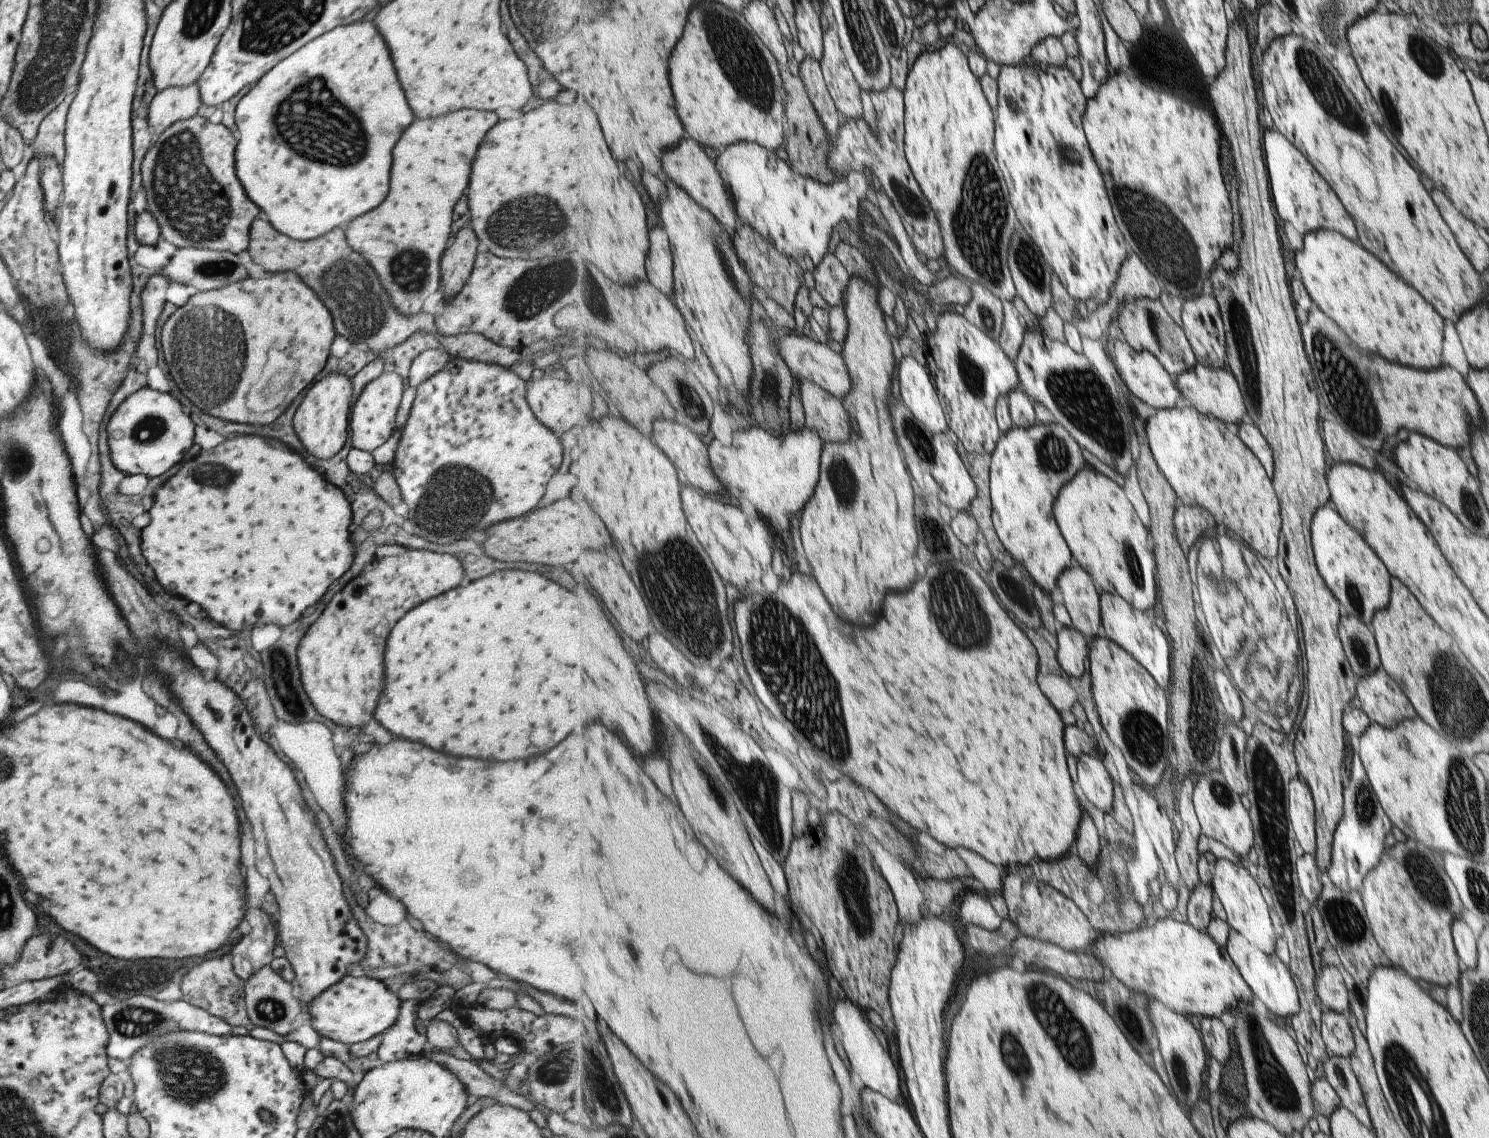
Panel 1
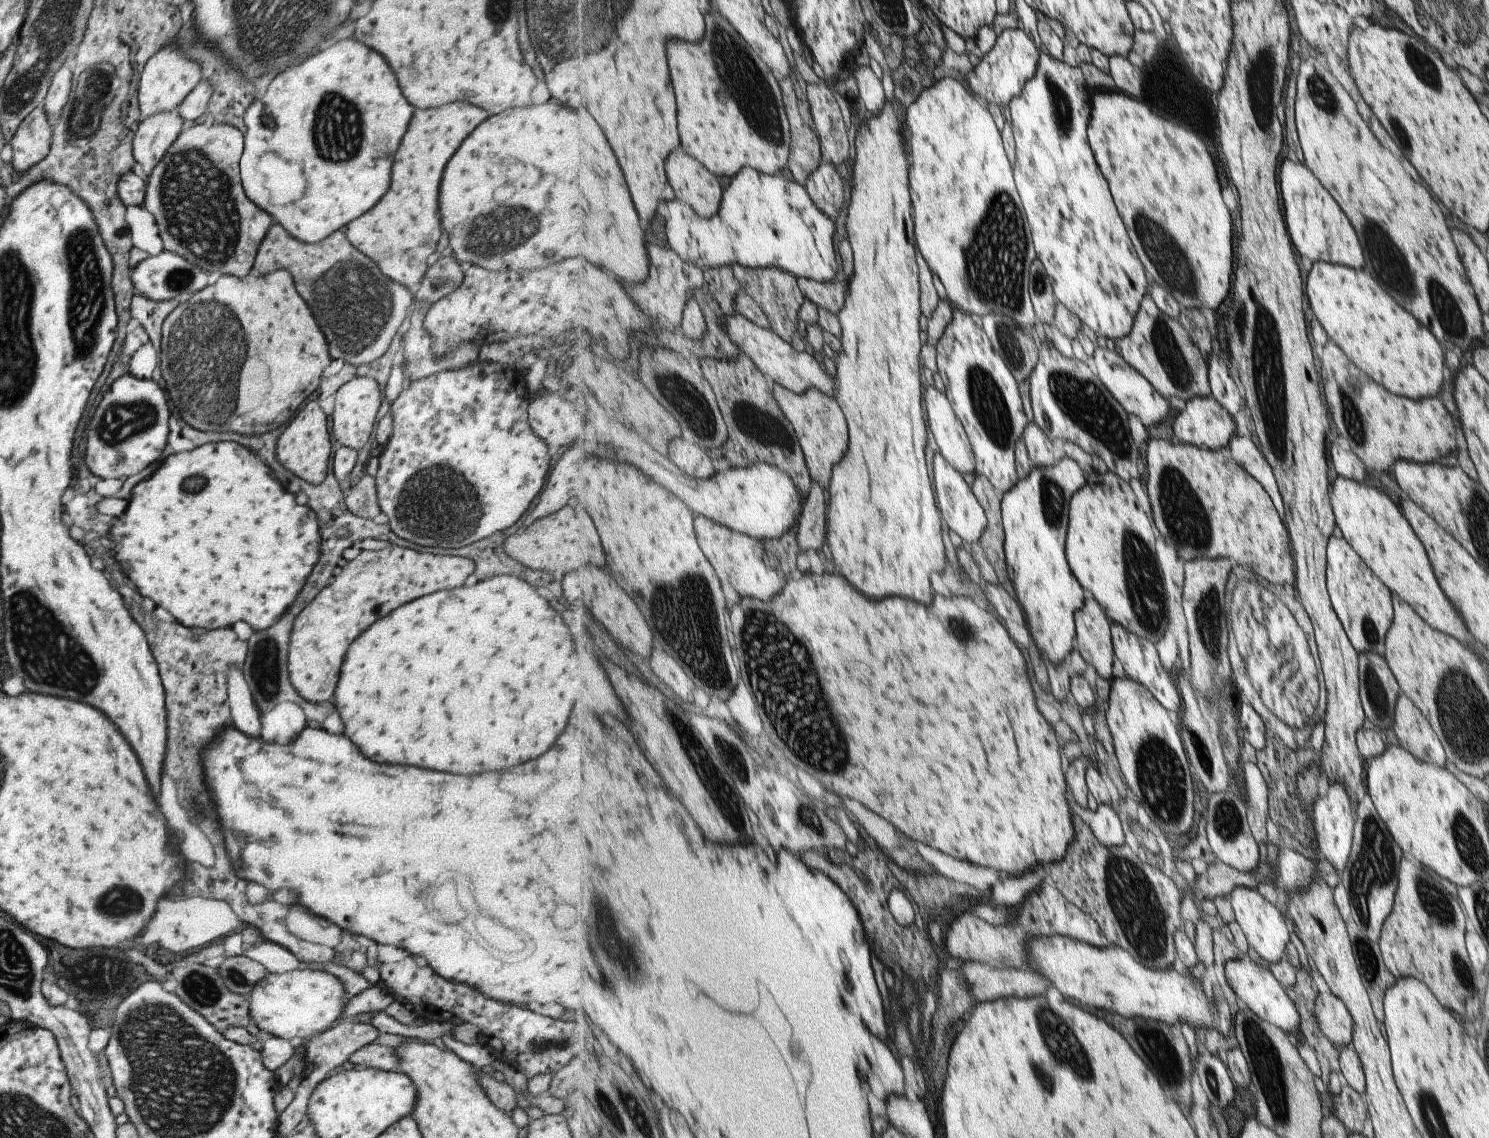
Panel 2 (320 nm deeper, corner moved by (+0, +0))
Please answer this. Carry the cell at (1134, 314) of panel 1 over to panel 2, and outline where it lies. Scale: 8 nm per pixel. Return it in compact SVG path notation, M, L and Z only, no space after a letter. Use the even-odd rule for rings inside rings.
M1151 293L1146 294L1143 299L1140 311L1136 316L1132 333L1125 339L1117 339L1115 350L1135 369L1138 370L1151 384L1167 399L1173 396L1183 399L1185 402L1197 397L1211 397L1212 388L1210 385L1210 368L1201 349L1196 345L1193 337L1180 321L1172 319L1165 314L1155 302Z

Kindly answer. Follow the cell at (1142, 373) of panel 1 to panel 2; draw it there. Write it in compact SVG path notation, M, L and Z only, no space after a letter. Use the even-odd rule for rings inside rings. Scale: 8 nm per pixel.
M1097 347L1093 354L1094 364L1099 378L1109 389L1109 392L1121 403L1129 416L1138 416L1147 427L1163 422L1169 414L1169 401L1145 378L1135 370L1116 350Z

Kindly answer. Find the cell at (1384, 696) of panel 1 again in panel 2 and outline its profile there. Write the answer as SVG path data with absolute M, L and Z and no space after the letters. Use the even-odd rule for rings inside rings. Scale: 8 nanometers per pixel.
M1401 692L1396 698L1391 729L1398 745L1413 758L1439 768L1447 766L1446 756L1437 735L1417 707Z

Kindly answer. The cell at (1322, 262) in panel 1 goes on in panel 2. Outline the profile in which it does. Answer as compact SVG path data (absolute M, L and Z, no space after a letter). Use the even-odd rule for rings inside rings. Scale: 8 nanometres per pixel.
M1319 261L1311 267L1311 272L1305 274L1311 316L1317 319L1328 338L1342 349L1361 372L1398 397L1421 400L1439 392L1443 382L1443 354L1437 338L1433 338L1433 334L1423 328L1423 324L1417 324L1417 320L1406 309L1393 302L1389 293L1364 268L1352 269Z

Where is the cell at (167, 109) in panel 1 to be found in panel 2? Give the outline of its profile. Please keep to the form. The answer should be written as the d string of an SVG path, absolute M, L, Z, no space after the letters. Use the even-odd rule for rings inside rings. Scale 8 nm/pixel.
M173 110L155 113L139 122L132 138L132 155L147 176L182 131L182 121Z

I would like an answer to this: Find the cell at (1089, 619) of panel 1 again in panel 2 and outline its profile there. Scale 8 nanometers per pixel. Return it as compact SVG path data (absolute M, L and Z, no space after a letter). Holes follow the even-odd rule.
M1084 591L1085 606L1077 612L1075 646L1086 663L1096 668L1100 676L1113 682L1115 662L1111 620L1091 591Z

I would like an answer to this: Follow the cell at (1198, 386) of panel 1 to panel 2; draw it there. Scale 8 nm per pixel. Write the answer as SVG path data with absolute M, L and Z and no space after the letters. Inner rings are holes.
M1213 396L1197 397L1187 401L1185 409L1178 414L1173 424L1173 433L1179 442L1199 448L1207 447L1214 451L1220 451L1229 446L1230 440L1237 432L1237 420Z

